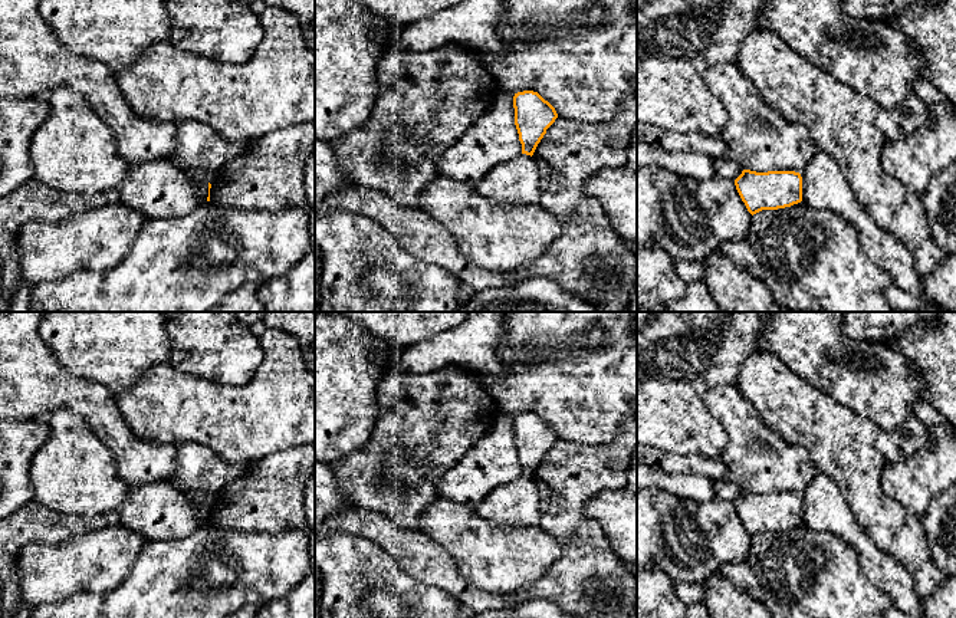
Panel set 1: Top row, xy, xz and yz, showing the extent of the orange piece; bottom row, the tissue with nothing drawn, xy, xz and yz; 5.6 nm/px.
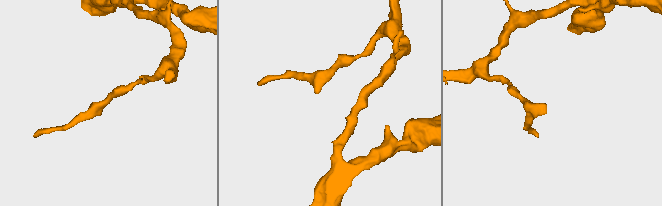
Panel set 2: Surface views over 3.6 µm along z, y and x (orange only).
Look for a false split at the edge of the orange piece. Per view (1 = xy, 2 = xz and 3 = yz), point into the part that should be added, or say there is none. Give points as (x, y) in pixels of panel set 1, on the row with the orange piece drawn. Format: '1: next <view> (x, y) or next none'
1: next none
2: next none
3: next none

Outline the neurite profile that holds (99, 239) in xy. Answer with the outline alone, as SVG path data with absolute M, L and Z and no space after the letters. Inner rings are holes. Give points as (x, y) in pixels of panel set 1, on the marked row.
M112 201L58 223L29 221L17 237L22 280L35 286L60 280L78 269L116 267L144 220L121 201Z

